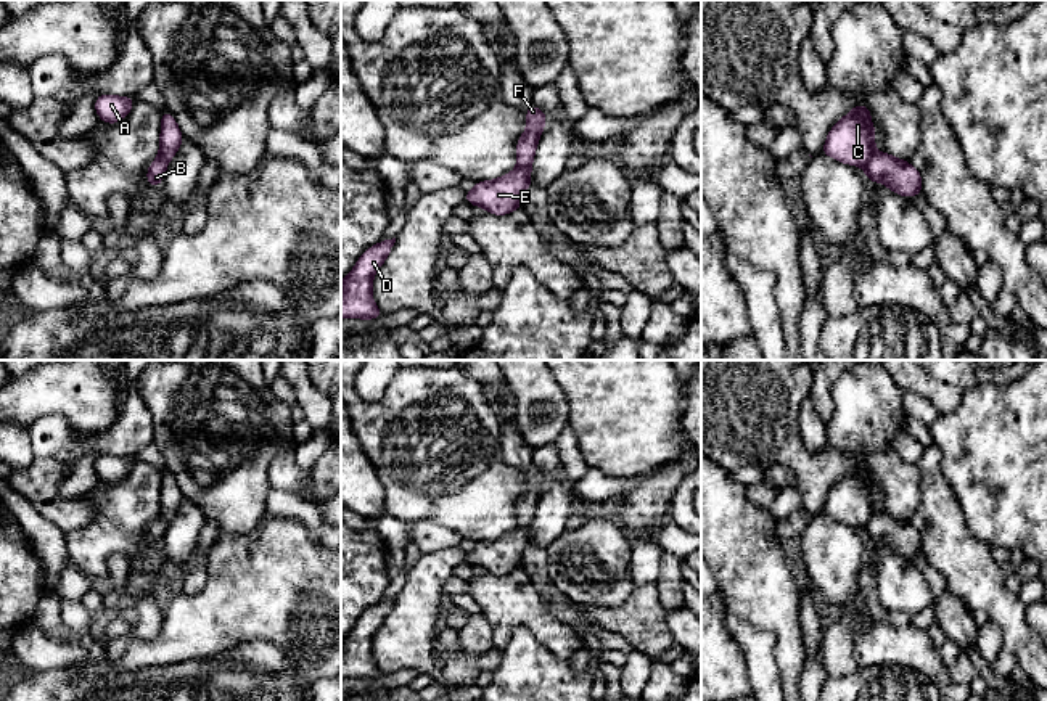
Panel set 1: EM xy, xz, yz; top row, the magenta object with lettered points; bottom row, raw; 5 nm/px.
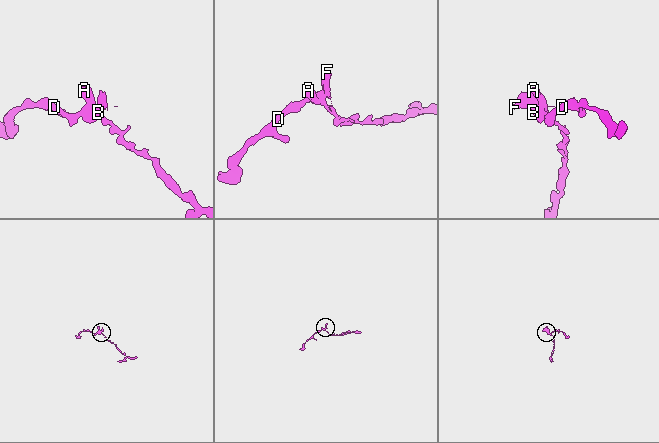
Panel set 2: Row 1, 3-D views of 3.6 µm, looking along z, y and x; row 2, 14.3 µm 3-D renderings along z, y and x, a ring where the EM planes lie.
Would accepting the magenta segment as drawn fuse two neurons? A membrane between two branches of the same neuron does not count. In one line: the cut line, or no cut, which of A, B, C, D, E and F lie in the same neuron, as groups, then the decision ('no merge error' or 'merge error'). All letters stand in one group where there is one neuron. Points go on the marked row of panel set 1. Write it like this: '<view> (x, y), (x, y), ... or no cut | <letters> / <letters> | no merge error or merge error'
yz (875, 153), (864, 168) | A B D E / C F | merge error

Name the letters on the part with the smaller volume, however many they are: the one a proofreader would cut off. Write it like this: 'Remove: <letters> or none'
Remove: C, F

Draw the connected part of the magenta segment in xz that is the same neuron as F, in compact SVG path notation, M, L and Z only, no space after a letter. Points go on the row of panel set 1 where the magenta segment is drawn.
M534 103L524 111L528 116L528 125L516 143L516 161L518 167L526 169L531 175L537 141L542 135L548 116L542 113Z

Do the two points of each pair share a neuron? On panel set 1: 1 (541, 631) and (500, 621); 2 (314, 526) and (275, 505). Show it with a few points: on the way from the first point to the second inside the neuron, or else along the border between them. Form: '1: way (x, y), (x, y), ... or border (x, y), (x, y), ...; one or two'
1: way (531, 621), (510, 619); one
2: way (304, 516), (295, 507), (285, 505); one

